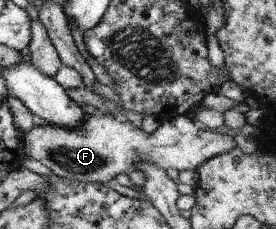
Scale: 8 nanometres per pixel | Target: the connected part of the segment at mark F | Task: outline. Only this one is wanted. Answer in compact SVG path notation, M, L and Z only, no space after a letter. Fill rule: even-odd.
M97 111L95 115L86 115L88 118L84 120L83 125L77 129L67 130L52 126L47 123L36 121L35 125L22 136L23 141L27 143L27 151L32 159L40 161L47 169L51 169L55 175L58 175L70 182L83 182L84 184L103 184L113 179L120 173L129 173L135 169L134 163L141 160L147 160L157 164L166 170L168 167L181 170L196 170L200 165L208 159L216 155L230 152L237 148L237 144L233 140L233 136L229 136L217 131L211 131L199 127L195 121L189 116L177 116L172 120L163 121L156 129L154 134L148 135L141 128L134 127L129 121L119 121L117 114L100 113Z

